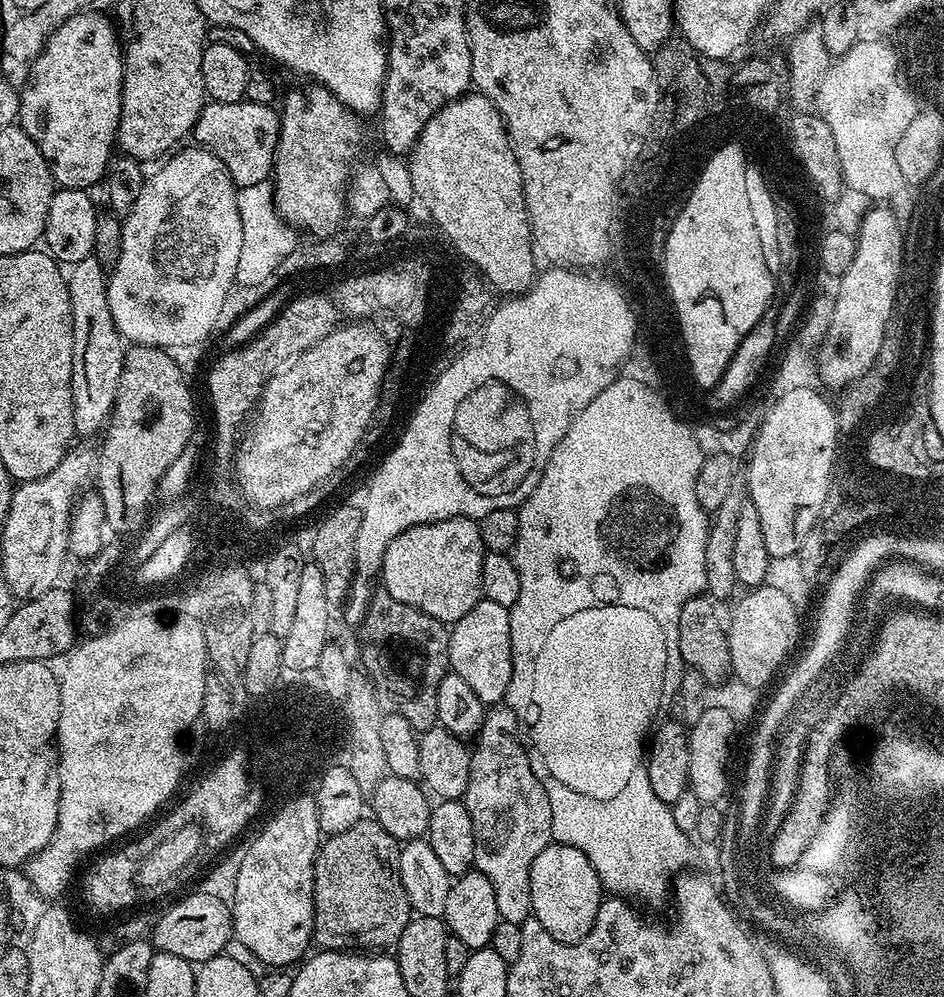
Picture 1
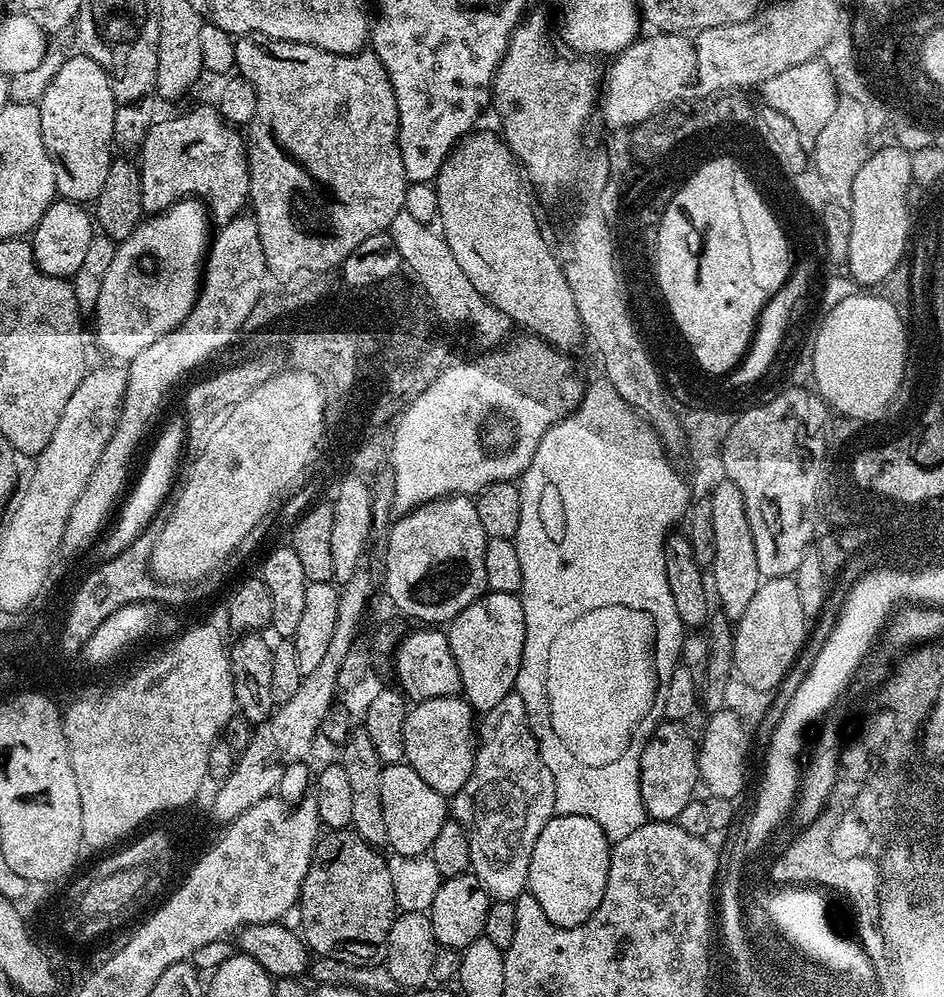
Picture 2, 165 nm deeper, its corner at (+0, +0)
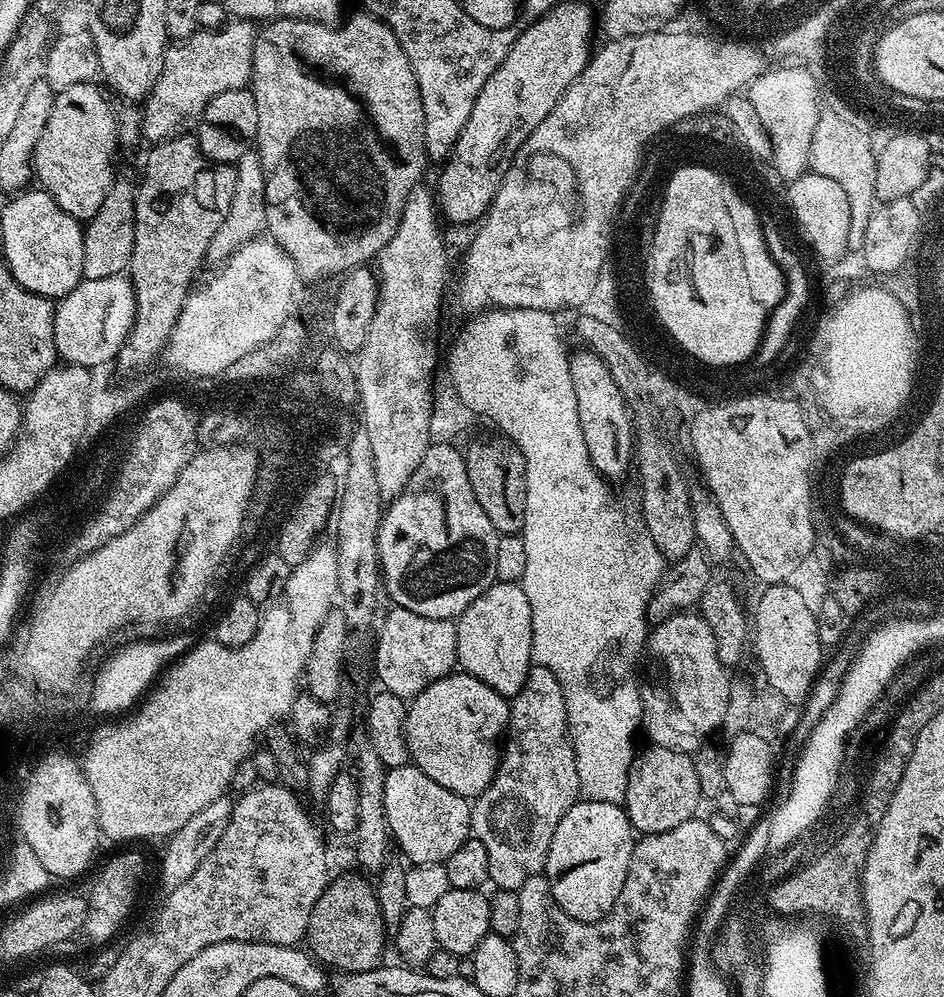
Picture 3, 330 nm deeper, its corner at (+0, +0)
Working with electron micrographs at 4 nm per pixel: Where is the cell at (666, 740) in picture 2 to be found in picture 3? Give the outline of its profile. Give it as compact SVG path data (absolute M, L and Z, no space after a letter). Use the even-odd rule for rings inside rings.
M648 746L632 757L626 794L622 805L637 833L649 836L674 830L682 822L697 815L696 807L702 804L698 786L698 770L694 770L692 756L687 752Z

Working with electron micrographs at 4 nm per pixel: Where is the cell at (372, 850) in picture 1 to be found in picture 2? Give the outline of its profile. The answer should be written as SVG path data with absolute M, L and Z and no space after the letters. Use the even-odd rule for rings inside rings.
M332 830L316 845L316 855L302 884L300 891L299 931L305 944L317 957L333 955L338 943L360 942L368 946L385 945L398 915L394 898L394 882L389 861L384 861L385 853L365 842L355 830Z

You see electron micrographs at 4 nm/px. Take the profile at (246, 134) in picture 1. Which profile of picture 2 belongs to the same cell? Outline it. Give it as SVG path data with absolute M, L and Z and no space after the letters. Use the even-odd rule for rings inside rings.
M215 107L192 108L173 120L157 119L138 149L141 206L148 214L163 212L176 201L195 198L203 202L217 225L228 224L249 203L250 170L246 136L229 124Z

